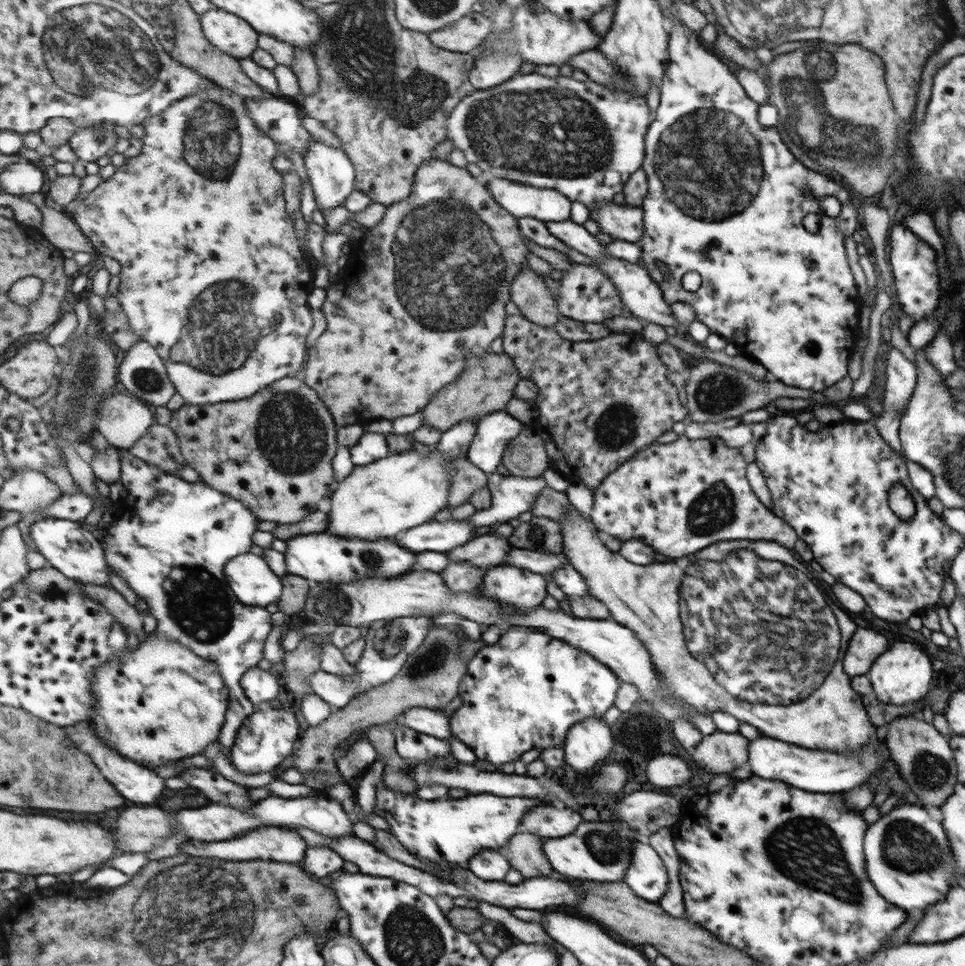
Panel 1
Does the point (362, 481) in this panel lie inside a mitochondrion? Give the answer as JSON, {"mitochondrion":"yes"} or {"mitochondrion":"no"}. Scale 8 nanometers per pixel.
{"mitochondrion":"no"}

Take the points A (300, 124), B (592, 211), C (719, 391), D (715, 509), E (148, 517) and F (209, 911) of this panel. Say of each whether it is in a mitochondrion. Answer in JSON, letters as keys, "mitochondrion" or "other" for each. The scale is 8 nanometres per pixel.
{"A":"other","B":"other","C":"mitochondrion","D":"mitochondrion","E":"other","F":"mitochondrion"}

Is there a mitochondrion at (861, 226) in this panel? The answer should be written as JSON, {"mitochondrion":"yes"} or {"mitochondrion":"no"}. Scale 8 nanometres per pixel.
{"mitochondrion":"no"}

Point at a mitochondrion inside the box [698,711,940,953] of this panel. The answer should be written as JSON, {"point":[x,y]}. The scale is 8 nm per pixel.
{"point":[819,861]}

